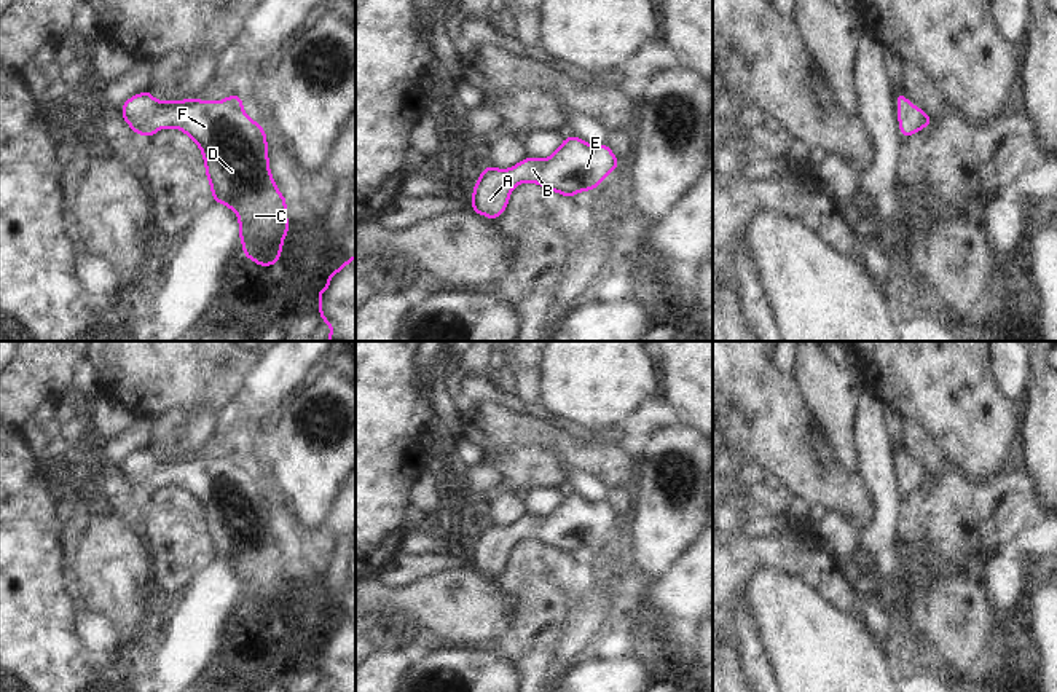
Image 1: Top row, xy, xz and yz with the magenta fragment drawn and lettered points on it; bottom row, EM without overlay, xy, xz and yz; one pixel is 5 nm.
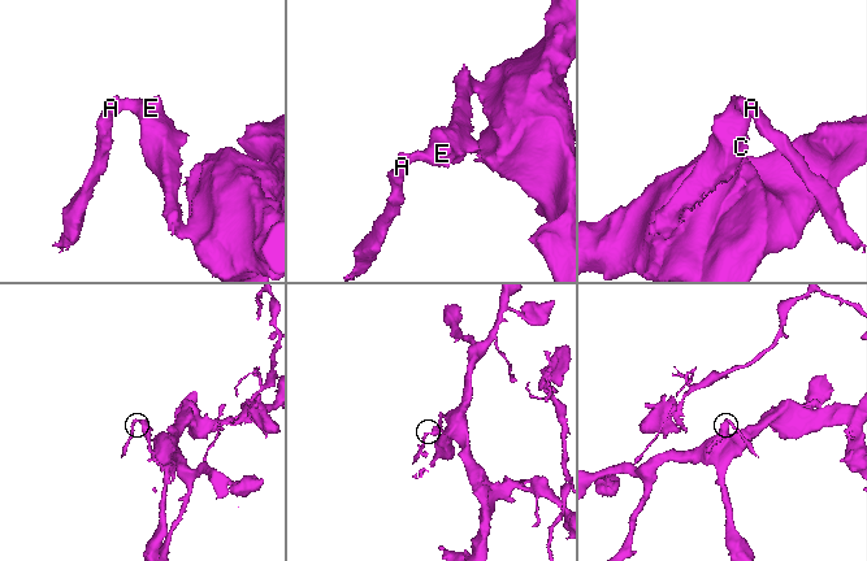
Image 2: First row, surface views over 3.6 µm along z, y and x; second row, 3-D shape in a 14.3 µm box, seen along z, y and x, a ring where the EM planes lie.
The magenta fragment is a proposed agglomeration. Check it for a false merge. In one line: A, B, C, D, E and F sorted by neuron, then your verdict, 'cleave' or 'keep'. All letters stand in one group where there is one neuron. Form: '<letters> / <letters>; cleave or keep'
A B C D E F; keep

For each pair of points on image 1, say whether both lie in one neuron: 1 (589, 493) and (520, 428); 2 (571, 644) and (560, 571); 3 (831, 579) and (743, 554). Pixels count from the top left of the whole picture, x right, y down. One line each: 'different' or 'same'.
1: different
2: different
3: same

